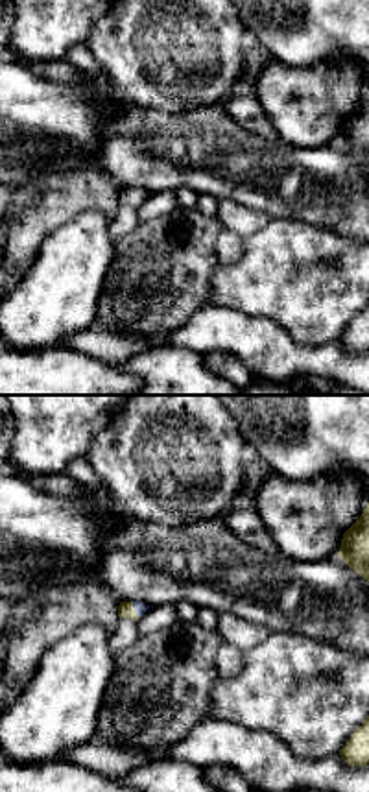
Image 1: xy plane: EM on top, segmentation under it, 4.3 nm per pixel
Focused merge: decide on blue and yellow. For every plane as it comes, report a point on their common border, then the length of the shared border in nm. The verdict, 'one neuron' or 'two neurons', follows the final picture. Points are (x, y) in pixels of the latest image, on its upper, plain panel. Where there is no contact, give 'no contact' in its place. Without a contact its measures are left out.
(135, 196) | 80 nm

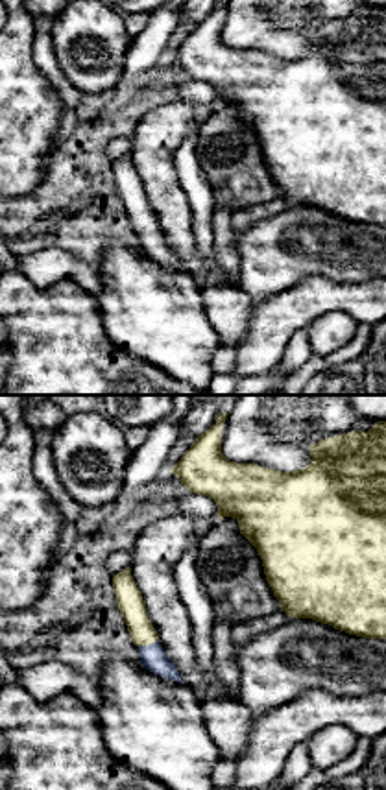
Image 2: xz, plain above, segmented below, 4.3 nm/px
(146, 233) | 100 nm

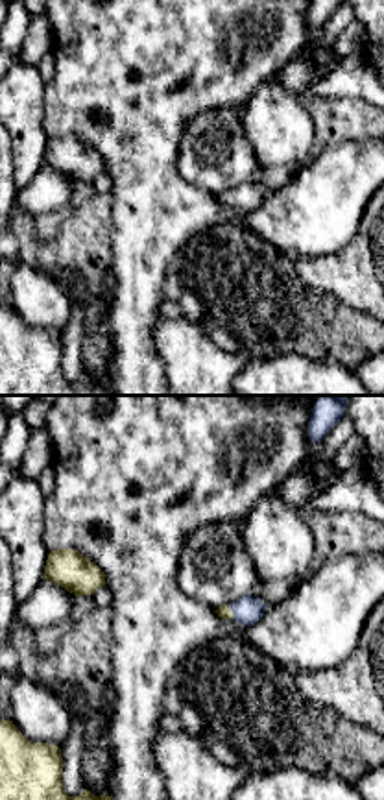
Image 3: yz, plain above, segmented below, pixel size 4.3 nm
(231, 196) | 70 nm

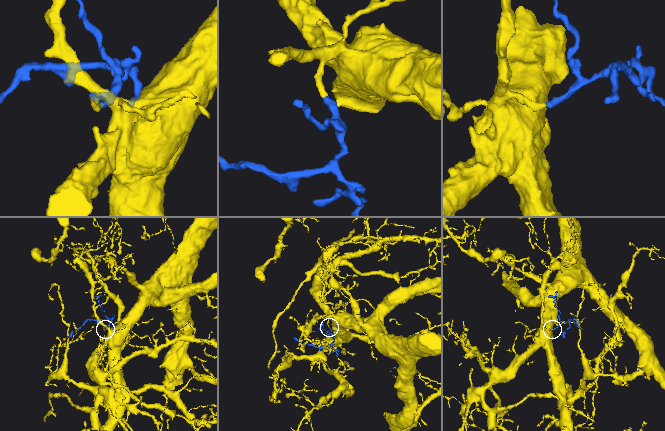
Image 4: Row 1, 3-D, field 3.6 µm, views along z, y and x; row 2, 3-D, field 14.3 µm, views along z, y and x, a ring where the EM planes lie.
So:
one neuron

